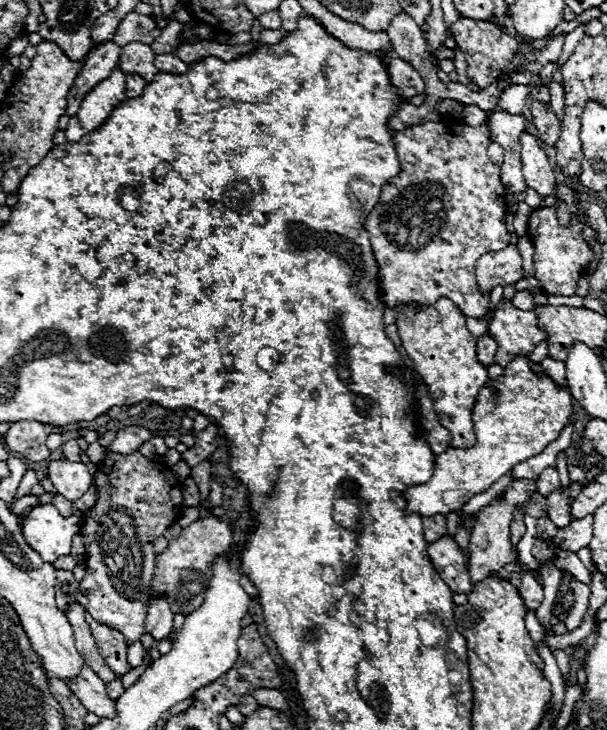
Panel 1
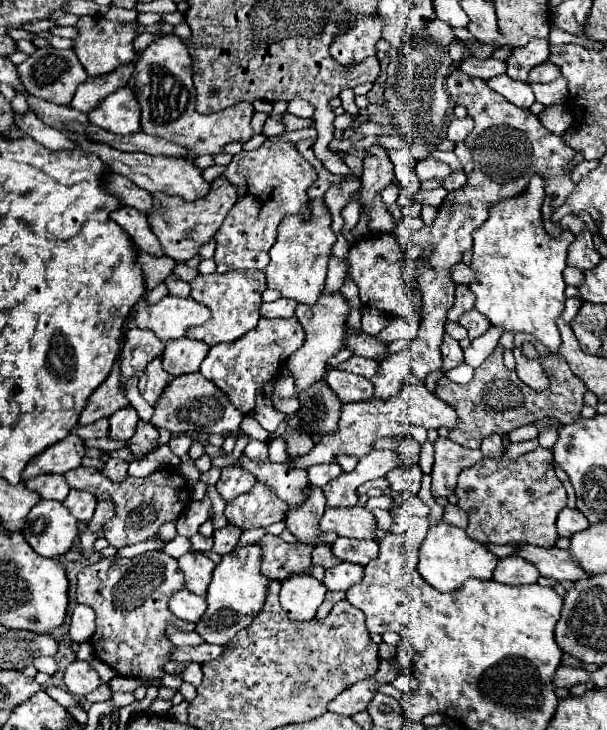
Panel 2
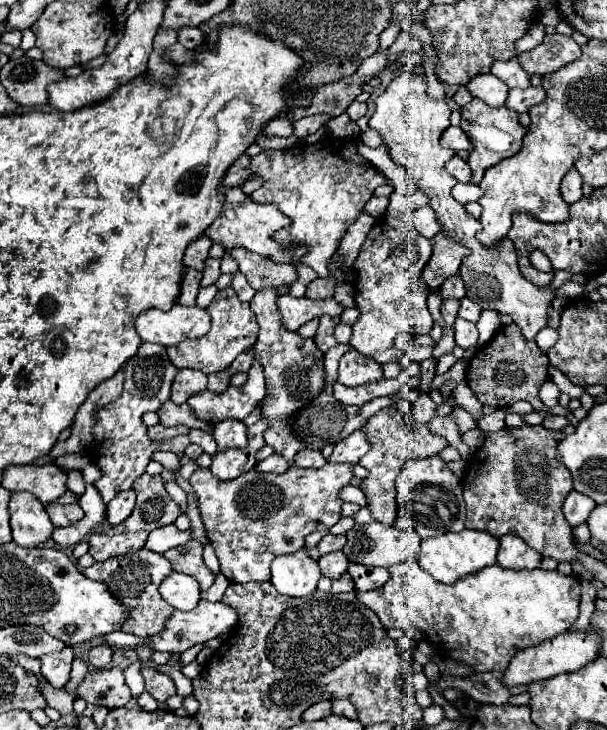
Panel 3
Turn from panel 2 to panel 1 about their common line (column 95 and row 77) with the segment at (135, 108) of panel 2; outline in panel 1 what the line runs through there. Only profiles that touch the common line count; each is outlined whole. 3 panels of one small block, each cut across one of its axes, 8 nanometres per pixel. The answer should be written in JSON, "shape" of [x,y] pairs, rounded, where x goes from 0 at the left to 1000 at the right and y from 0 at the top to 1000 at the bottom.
{"shape":[[[191,90],[181,107],[168,110],[158,121],[152,121],[138,132],[129,156],[115,162],[112,175],[105,178],[112,195],[132,195],[132,189],[138,189],[145,181],[165,175],[175,167],[178,156],[201,137],[208,137],[204,123],[208,123],[208,101]]]}

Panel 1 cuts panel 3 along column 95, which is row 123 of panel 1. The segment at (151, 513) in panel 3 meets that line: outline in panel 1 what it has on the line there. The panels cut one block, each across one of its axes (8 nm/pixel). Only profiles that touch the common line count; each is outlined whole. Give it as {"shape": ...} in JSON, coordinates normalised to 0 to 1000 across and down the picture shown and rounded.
{"shape":[[[876,137],[876,145],[873,145],[873,156],[876,156],[876,170],[883,173],[883,178],[890,184],[883,184],[896,197],[906,197],[913,200],[919,195],[919,186],[923,186],[923,167],[919,162],[913,159],[909,148],[896,148],[890,140]]]}

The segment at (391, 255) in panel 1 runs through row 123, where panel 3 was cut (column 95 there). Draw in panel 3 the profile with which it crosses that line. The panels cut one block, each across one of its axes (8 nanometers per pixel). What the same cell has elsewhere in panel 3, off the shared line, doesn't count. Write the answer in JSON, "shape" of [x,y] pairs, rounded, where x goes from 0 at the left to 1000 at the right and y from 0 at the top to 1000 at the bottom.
{"shape":[[[247,468],[231,471],[224,488],[211,493],[211,499],[204,501],[201,510],[204,510],[204,521],[208,521],[204,537],[191,551],[171,556],[161,564],[161,578],[155,584],[158,616],[152,616],[152,611],[145,616],[145,622],[165,638],[165,644],[171,649],[158,660],[158,668],[168,679],[171,690],[178,690],[198,671],[217,668],[224,652],[241,647],[241,636],[247,633],[250,619],[280,616],[280,619],[297,622],[313,608],[310,597],[293,597],[283,603],[254,605],[241,597],[241,584],[234,578],[237,564],[257,564],[267,556],[267,551],[273,551],[280,545],[280,526],[290,515],[290,501],[273,488],[273,477],[267,471],[247,471]]]}

